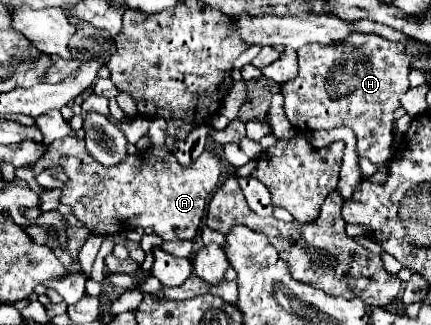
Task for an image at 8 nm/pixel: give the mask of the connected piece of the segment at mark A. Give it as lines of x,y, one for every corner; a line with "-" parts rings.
65,136
47,146
43,158
31,164
33,176
43,170
61,166
69,180
63,184
61,204
71,206
73,216
83,222
91,234
113,236
135,228
151,228
165,242
193,240
205,218
205,204
219,186
221,160
205,150
193,164
181,166
175,154
163,146
161,150
147,150
143,154
129,154
123,162
111,168
99,166
83,146
83,138

